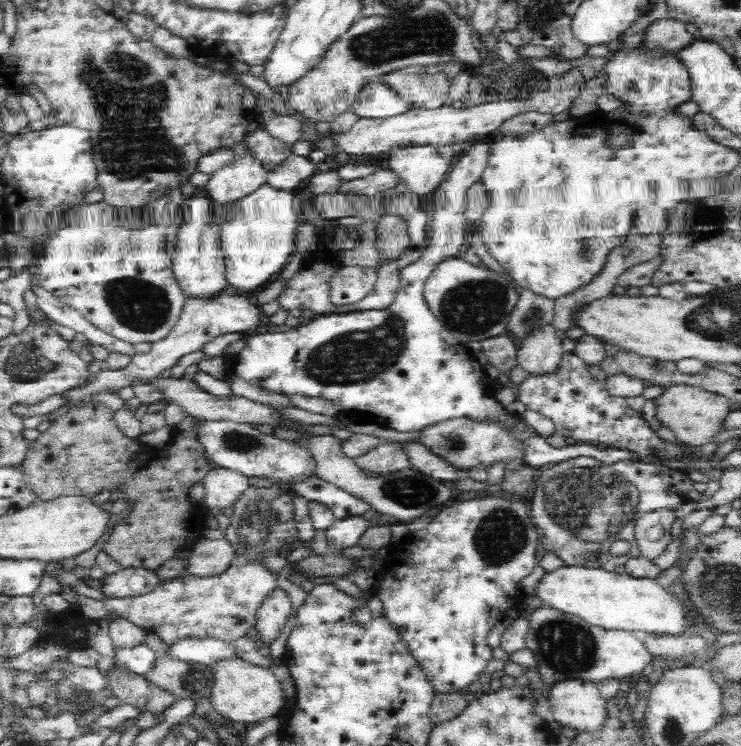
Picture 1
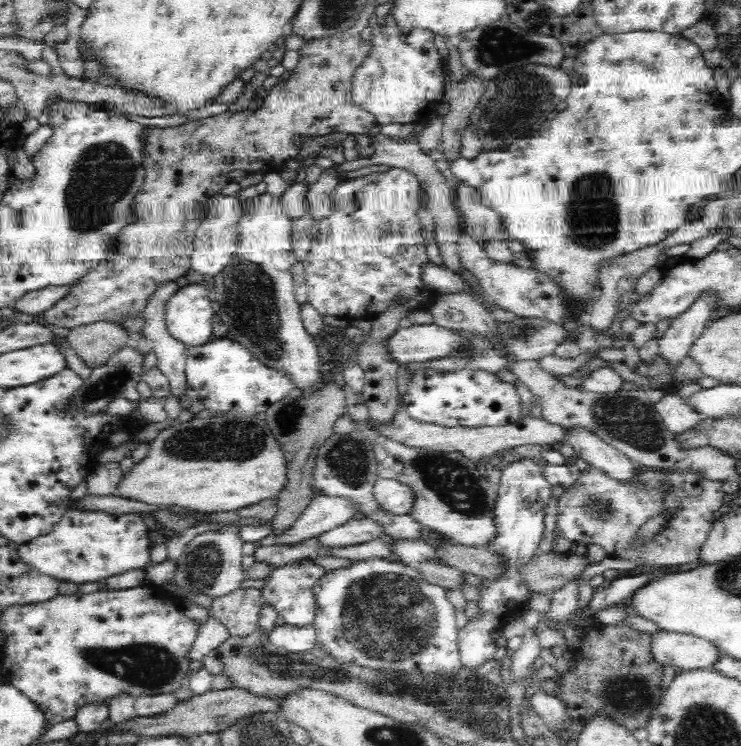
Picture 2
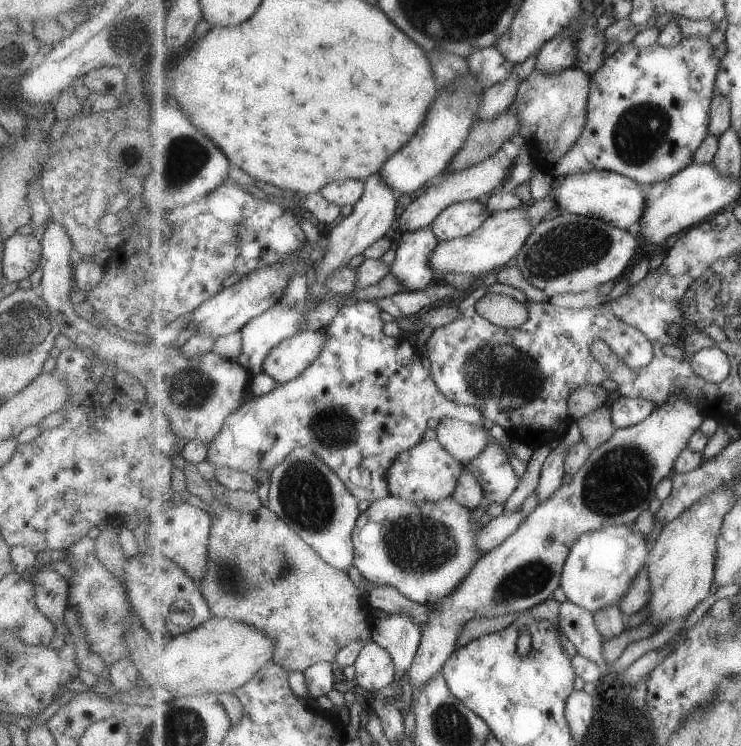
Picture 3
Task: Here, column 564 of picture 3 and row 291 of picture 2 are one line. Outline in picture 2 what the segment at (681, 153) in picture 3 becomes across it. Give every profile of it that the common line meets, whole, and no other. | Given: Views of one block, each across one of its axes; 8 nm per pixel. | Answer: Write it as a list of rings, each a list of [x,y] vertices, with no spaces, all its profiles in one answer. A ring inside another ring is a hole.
[[[174,281],[160,286],[160,289],[156,290],[155,296],[148,300],[146,308],[144,308],[140,314],[144,317],[146,322],[141,333],[147,340],[152,342],[152,348],[157,358],[157,367],[168,377],[172,396],[174,396],[178,402],[182,402],[180,398],[182,398],[184,394],[191,394],[185,375],[185,350],[187,346],[174,340],[165,327],[165,312],[168,299],[178,290],[178,284]]]

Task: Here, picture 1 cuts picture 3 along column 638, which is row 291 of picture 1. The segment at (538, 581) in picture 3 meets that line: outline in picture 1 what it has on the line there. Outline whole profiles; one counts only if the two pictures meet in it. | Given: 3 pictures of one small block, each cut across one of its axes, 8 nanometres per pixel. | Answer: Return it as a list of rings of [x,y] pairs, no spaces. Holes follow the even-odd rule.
[[[462,255],[444,259],[426,282],[424,299],[446,329],[462,344],[505,334],[520,294],[512,280],[484,266],[470,264]]]

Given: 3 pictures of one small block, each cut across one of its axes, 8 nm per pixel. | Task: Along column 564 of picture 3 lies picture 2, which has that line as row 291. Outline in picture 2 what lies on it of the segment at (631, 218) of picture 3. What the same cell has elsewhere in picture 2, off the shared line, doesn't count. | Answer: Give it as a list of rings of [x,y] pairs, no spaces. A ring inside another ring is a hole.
[[[188,284],[168,299],[165,312],[165,327],[174,340],[187,347],[204,346],[212,335],[212,318],[214,317],[213,298],[208,298],[208,290],[201,284]]]

